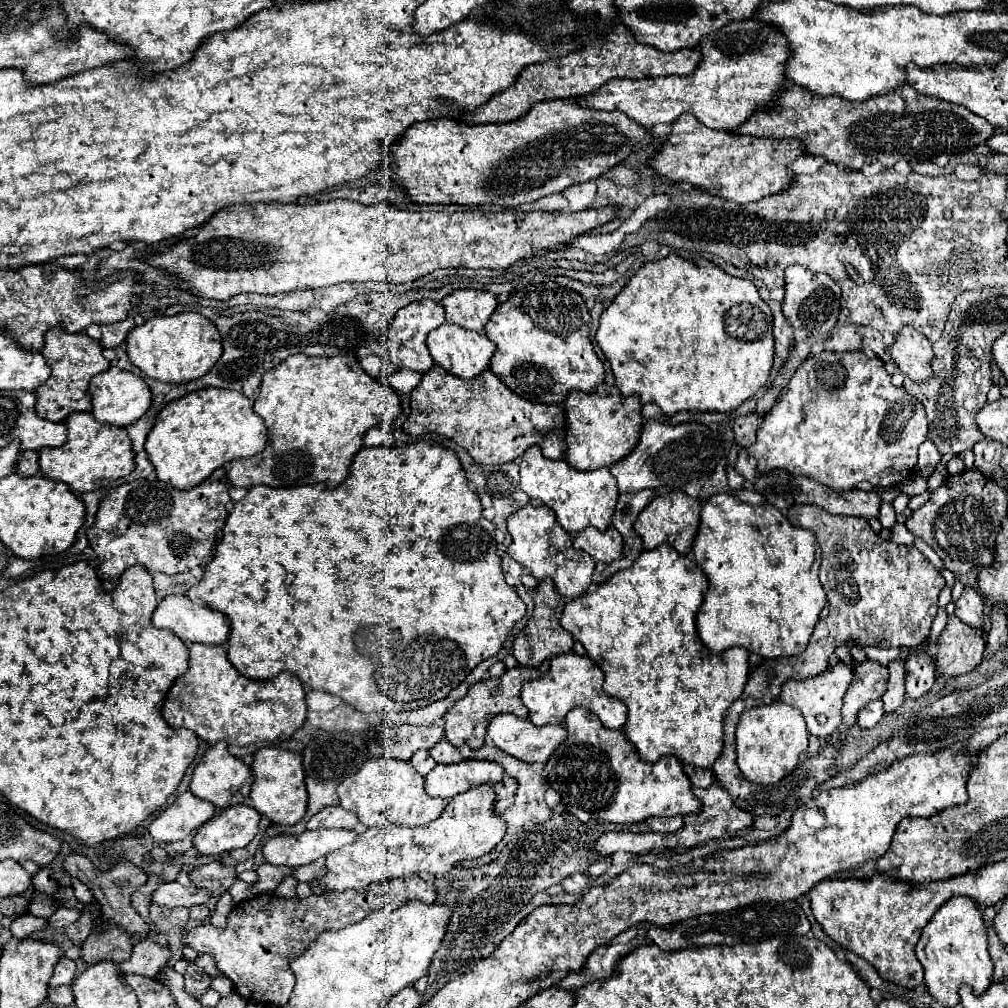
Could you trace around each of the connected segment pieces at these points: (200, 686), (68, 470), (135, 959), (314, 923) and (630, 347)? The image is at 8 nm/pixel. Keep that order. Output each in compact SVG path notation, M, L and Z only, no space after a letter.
M193 643L191 645L191 657L189 657L189 669L169 689L167 701L163 705L163 717L173 729L189 729L199 739L203 739L207 743L227 741L229 751L235 757L245 757L245 755L255 753L261 747L279 745L281 741L289 739L305 723L307 705L305 705L303 685L295 675L281 673L279 677L273 677L273 679L267 679L267 681L255 681L255 679L243 677L229 663L227 651L221 645Z
M71 413L65 421L69 437L59 449L41 449L39 465L41 475L53 481L63 481L71 491L85 493L107 487L109 483L129 475L135 469L135 453L131 449L131 439L123 427L101 425L91 413Z
M143 939L143 943L135 943L133 955L129 961L121 963L119 969L127 975L143 975L143 977L157 977L161 967L171 959L171 951L157 945L151 939Z
M409 875L393 881L375 883L363 893L351 889L343 893L325 891L321 895L313 894L309 899L299 897L283 899L273 893L261 893L233 907L233 911L227 915L227 929L221 931L209 923L197 925L187 931L183 943L197 955L203 953L213 955L219 971L233 981L235 991L247 1001L281 1007L283 1003L289 1001L289 995L295 987L289 963L299 955L303 955L303 951L307 951L307 947L317 939L319 933L343 929L345 925L363 919L373 909L381 909L385 905L389 909L397 909L399 905L411 899L433 903L435 901L433 885L425 883L419 875Z
M669 253L659 261L645 263L629 279L603 311L595 339L611 363L615 383L625 397L639 395L643 403L659 405L667 417L683 409L731 413L769 379L773 365L771 323L771 309L751 281L725 273L713 261L687 261Z

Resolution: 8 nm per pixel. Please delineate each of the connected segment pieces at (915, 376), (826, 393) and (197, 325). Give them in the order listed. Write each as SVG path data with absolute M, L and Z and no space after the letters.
M903 327L901 337L895 341L895 345L889 349L893 361L897 367L913 381L925 381L931 379L931 361L933 361L933 349L925 335L915 331L913 327Z
M825 351L825 353L819 353L819 355L809 355L799 365L799 369L793 373L793 377L791 377L791 381L787 385L787 391L779 395L779 401L763 417L763 423L757 429L757 443L749 447L749 453L757 459L761 471L785 469L791 475L809 477L809 479L819 481L819 483L823 483L823 485L827 485L831 489L837 489L837 491L851 489L861 481L869 481L873 487L883 487L885 489L885 487L893 487L893 485L905 481L913 473L913 469L917 465L917 449L925 439L927 439L927 417L925 417L923 405L913 395L909 395L903 387L895 387L891 383L891 375L885 371L885 363L879 357L869 359L863 351L849 351L849 353L829 353L829 351Z
M187 311L173 317L153 317L127 335L125 351L147 377L165 383L183 383L203 377L221 357L223 345L217 327L201 313Z

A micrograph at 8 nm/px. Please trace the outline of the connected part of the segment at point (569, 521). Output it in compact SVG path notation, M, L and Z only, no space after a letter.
M537 445L529 447L521 461L521 489L531 497L539 499L543 505L551 507L557 513L557 521L569 531L579 533L585 527L595 527L599 531L609 529L611 517L619 499L619 489L615 477L607 467L595 471L577 471L569 467L563 459L547 459L543 457Z

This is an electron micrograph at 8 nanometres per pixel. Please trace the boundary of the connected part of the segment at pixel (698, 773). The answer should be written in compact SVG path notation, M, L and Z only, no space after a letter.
M695 767L695 773L693 773L691 781L693 781L695 787L703 787L703 789L709 787L709 785L713 785L715 783L713 769L699 769L699 767Z

